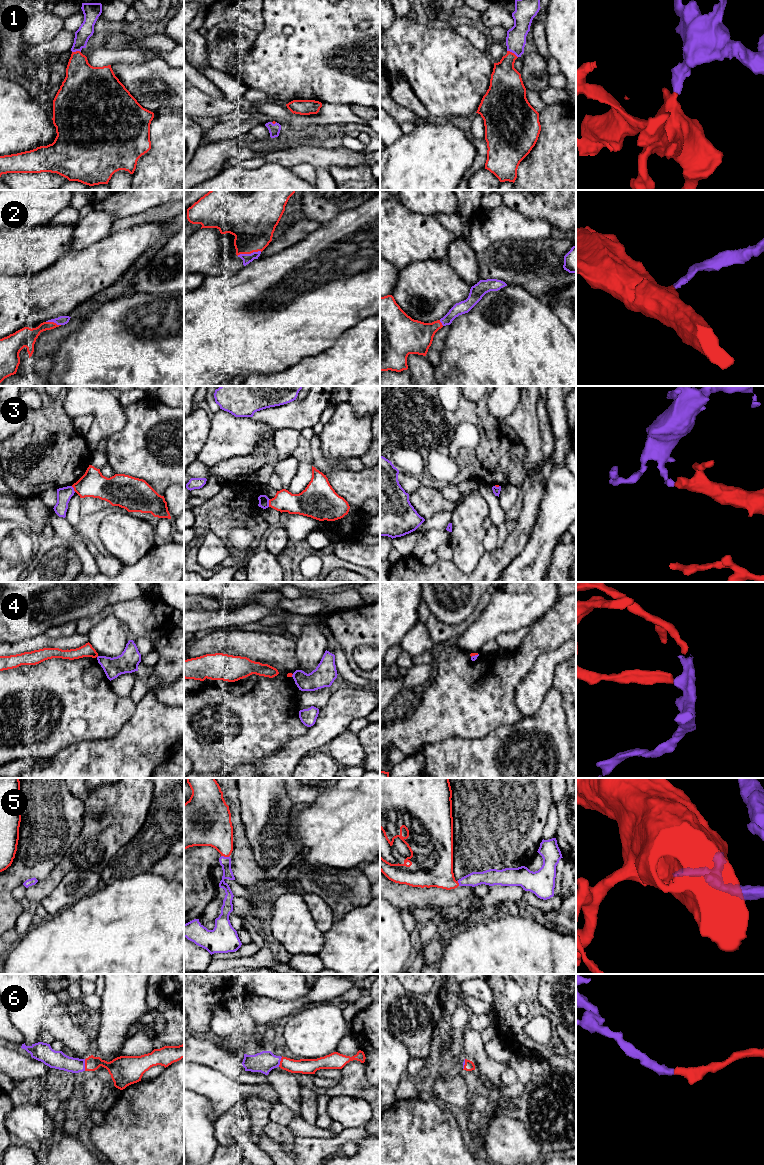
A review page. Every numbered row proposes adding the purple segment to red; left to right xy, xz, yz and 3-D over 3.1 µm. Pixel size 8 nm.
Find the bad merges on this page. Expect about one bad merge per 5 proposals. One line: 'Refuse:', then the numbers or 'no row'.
Refuse: 3, 4

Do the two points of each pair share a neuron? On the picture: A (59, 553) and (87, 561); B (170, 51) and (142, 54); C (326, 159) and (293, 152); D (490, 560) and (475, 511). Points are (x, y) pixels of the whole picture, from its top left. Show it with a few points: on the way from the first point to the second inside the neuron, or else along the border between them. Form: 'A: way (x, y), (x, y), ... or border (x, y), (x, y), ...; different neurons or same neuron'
A: border (66, 545), (74, 550), (82, 564), (83, 571); different neurons
B: way (163, 52), (149, 53); same neuron
C: way (318, 157), (310, 154), (301, 154); same neuron
D: border (485, 550), (472, 571); different neurons

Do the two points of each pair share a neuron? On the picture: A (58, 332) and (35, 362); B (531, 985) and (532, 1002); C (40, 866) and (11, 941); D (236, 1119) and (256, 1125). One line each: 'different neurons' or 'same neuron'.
A: same neuron
B: same neuron
C: different neurons
D: different neurons

